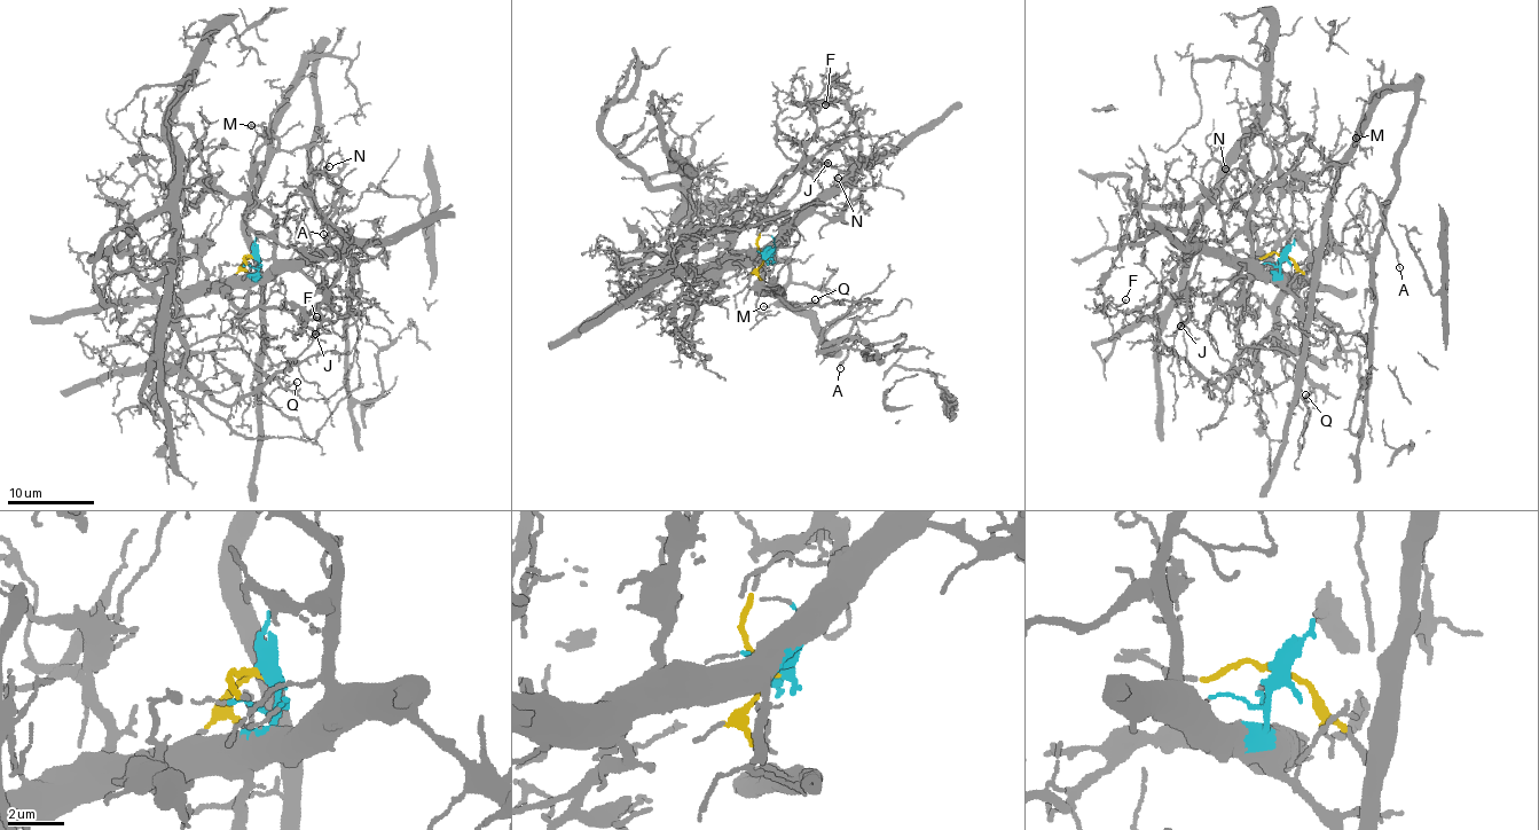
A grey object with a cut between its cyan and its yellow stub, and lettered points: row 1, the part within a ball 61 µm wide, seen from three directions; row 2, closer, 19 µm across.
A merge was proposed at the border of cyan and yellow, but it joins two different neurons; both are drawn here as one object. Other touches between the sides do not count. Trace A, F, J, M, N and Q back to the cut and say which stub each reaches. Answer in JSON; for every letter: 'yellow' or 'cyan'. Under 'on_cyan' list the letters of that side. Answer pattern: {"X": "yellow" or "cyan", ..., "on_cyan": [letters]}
{"A": "yellow", "F": "cyan", "J": "cyan", "M": "yellow", "N": "cyan", "Q": "yellow", "on_cyan": ["F", "J", "N"]}

